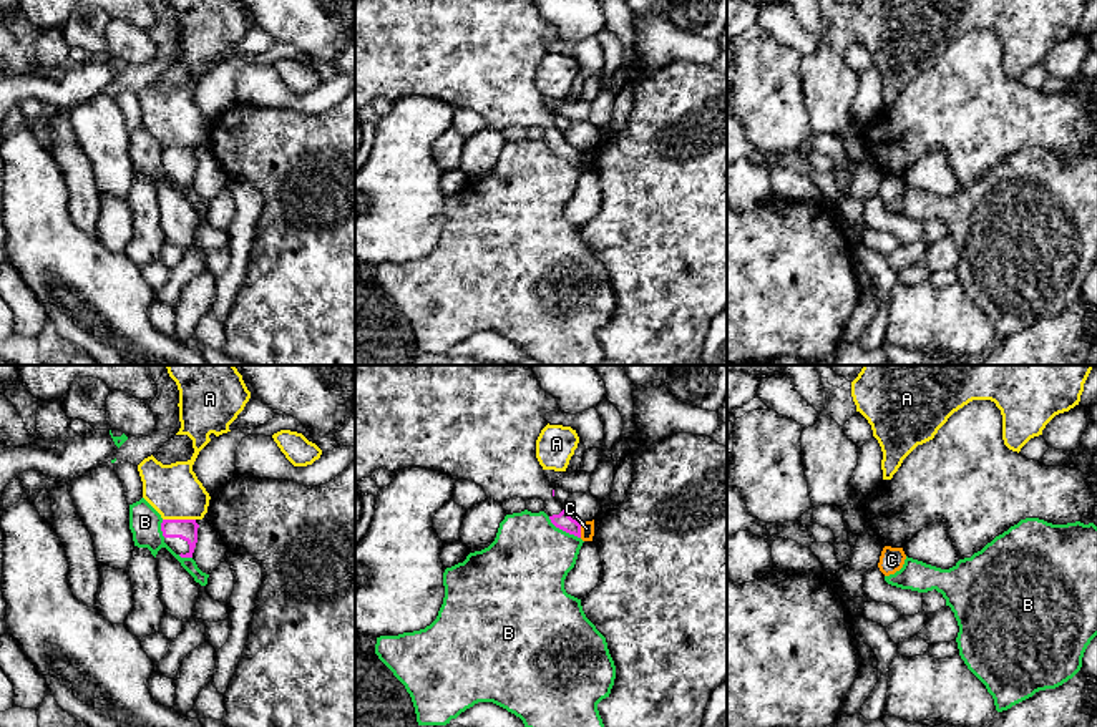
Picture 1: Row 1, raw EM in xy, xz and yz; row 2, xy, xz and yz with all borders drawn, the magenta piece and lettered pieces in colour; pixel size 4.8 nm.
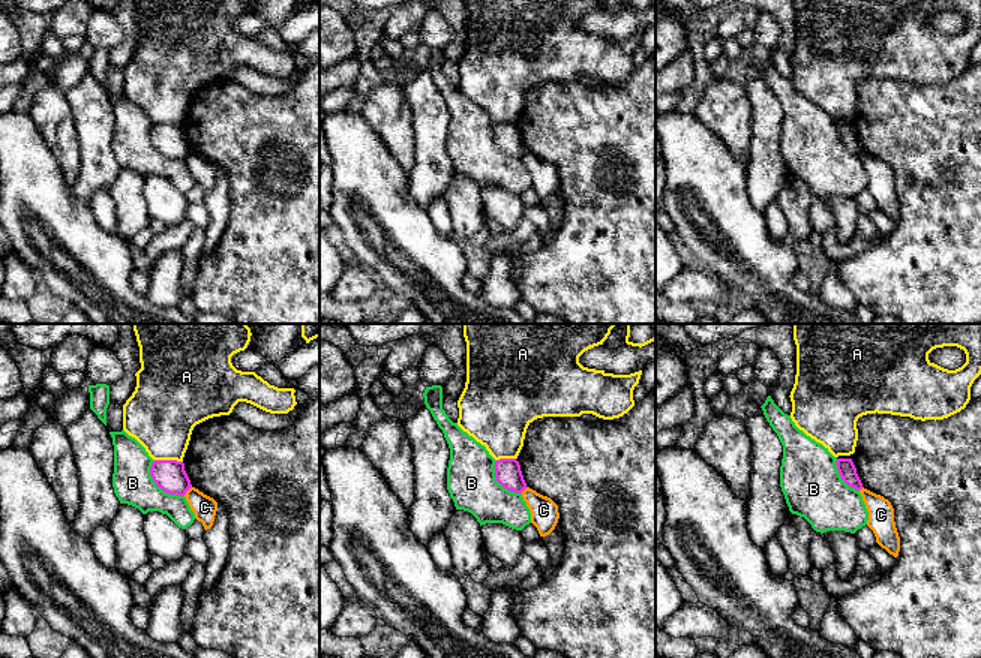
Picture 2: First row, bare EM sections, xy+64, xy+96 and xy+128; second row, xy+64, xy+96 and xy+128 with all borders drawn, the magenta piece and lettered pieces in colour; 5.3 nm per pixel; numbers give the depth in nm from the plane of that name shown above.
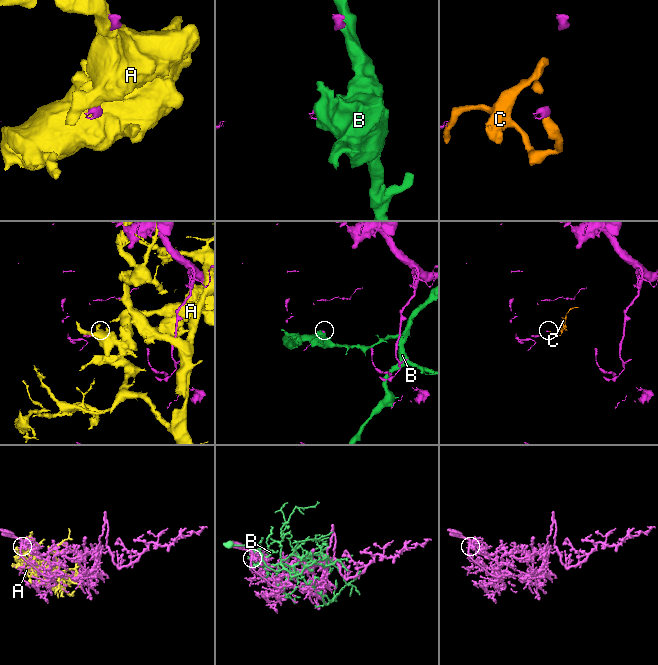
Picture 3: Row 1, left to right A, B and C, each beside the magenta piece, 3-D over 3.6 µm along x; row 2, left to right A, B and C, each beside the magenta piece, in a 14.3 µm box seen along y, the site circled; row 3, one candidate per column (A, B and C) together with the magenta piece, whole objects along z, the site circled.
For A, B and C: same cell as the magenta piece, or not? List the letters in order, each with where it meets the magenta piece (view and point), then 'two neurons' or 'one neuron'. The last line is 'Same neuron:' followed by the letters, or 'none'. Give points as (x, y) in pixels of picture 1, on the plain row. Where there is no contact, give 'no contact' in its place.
A: meets magenta in xy at (180, 148); two neurons
B: meets magenta in xz at (563, 158); two neurons
C: meets magenta in xz at (580, 158); two neurons
Same neuron: none

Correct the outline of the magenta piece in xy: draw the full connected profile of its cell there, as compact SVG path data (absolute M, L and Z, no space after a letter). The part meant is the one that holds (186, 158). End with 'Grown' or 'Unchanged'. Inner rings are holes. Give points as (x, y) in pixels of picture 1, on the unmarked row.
M163 148L164 171L181 186L193 186L197 171L196 148Z. Grown

